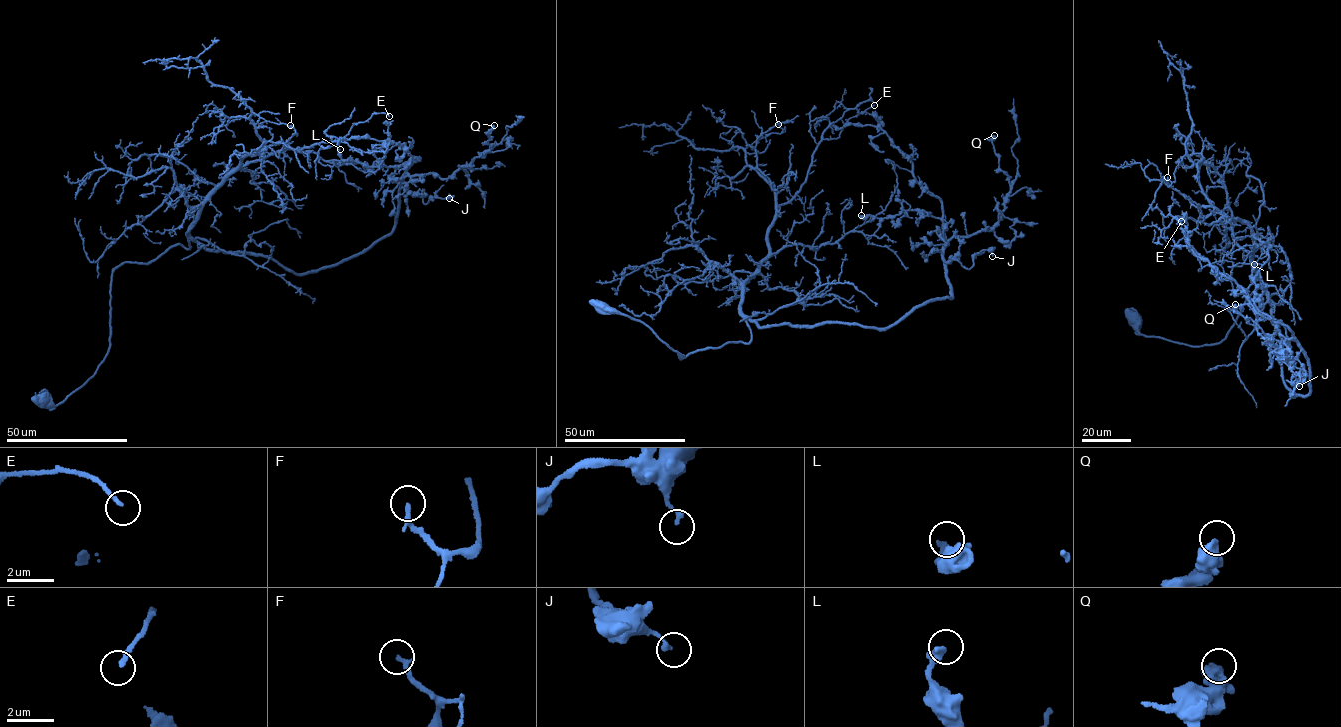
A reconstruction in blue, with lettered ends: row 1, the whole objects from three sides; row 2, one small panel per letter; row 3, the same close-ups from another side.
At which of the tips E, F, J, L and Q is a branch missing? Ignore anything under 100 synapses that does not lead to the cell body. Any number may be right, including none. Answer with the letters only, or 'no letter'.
no letter

